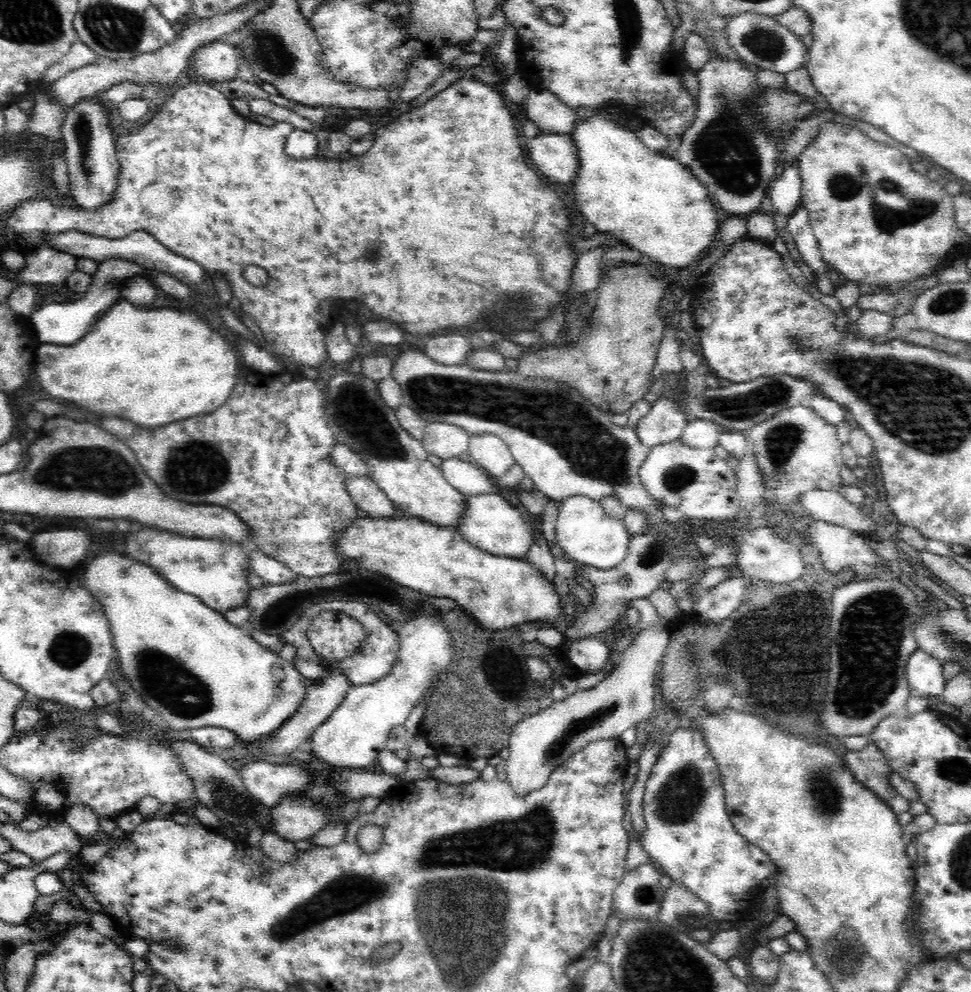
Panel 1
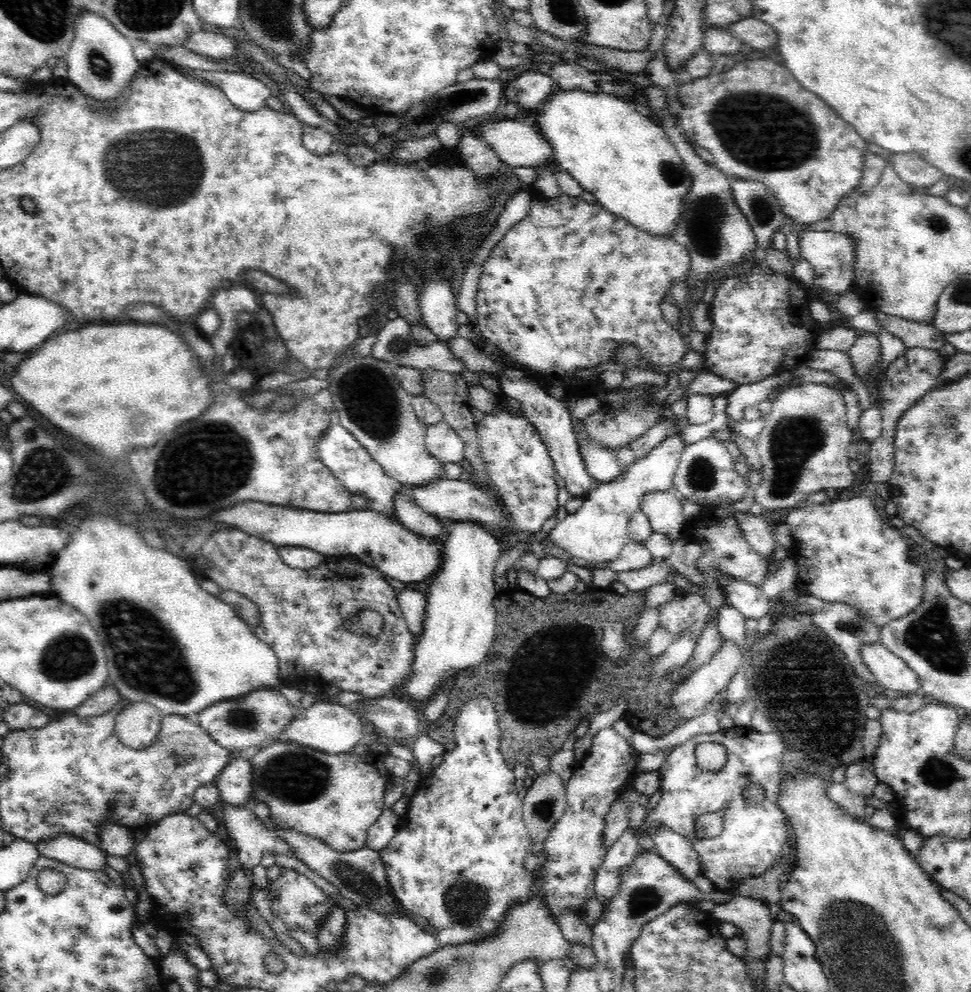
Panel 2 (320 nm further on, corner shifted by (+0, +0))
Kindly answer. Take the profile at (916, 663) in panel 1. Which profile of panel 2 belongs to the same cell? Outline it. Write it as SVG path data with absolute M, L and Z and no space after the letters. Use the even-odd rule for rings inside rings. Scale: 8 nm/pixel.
M881 643L860 646L860 657L874 679L885 689L906 694L921 688L918 675L902 658L893 654Z

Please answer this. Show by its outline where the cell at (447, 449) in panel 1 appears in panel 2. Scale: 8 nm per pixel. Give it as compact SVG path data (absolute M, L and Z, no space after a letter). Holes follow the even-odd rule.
M444 421L426 425L425 445L428 452L444 465L447 462L460 463L465 458L463 440Z

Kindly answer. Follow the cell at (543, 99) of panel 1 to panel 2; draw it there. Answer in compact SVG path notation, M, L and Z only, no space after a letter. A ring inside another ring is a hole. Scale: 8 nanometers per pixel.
M526 70L513 80L517 90L518 106L530 110L530 114L538 108L542 100L548 98L554 90L554 79L550 75L537 70Z

